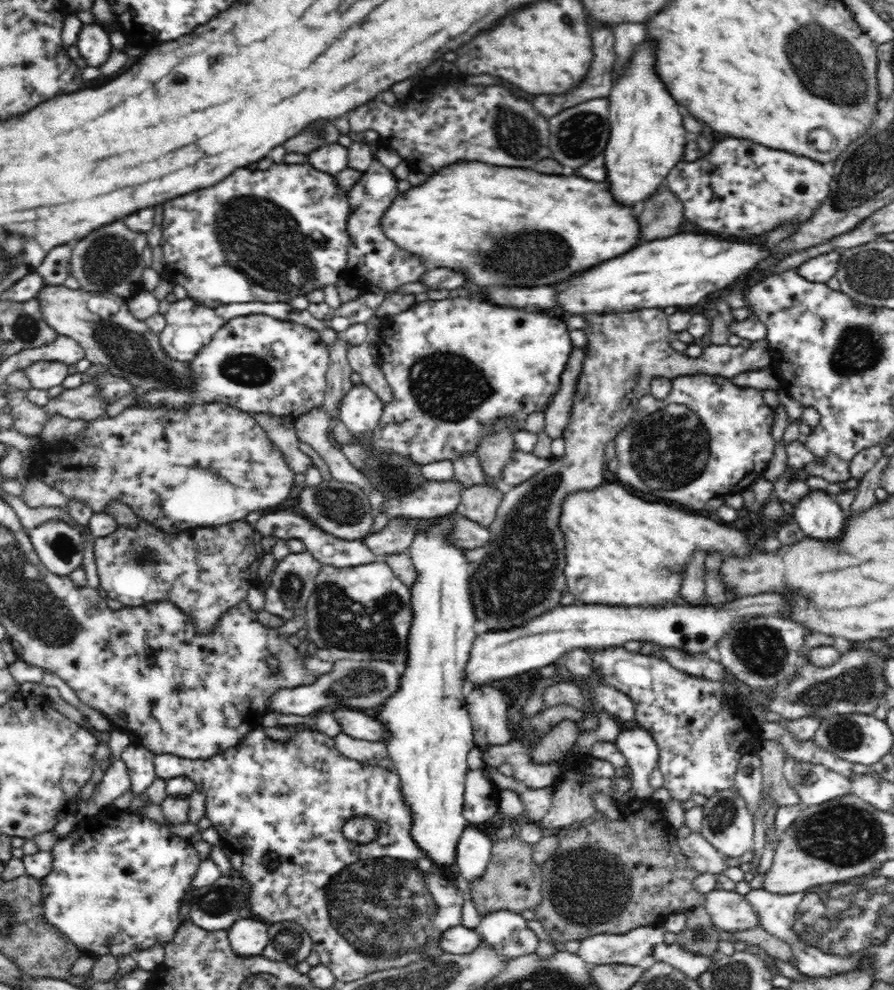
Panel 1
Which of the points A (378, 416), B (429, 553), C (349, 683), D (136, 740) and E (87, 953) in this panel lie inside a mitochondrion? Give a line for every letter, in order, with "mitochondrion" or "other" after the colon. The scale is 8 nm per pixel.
A: other
B: other
C: mitochondrion
D: other
E: other

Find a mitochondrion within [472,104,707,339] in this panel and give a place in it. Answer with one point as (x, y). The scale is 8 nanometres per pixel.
(521, 253)

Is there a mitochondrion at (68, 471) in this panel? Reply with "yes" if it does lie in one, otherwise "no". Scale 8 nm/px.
no

